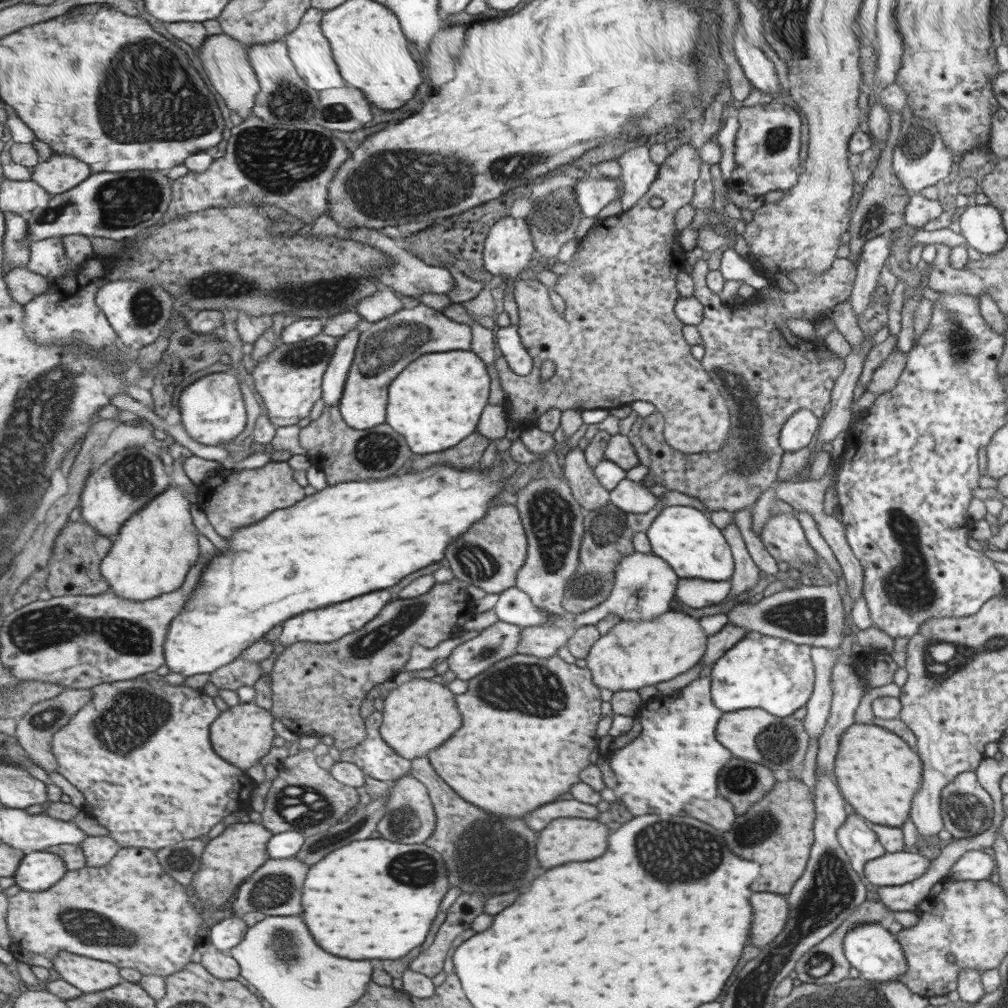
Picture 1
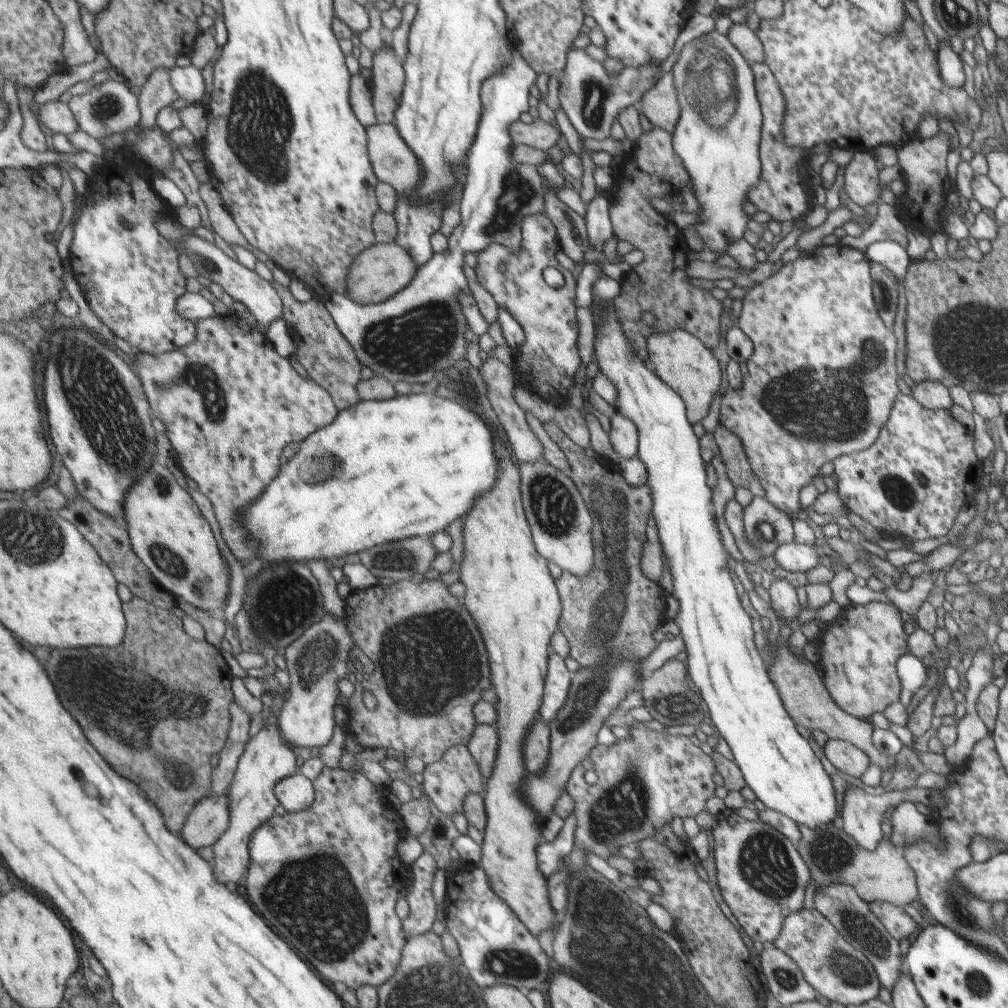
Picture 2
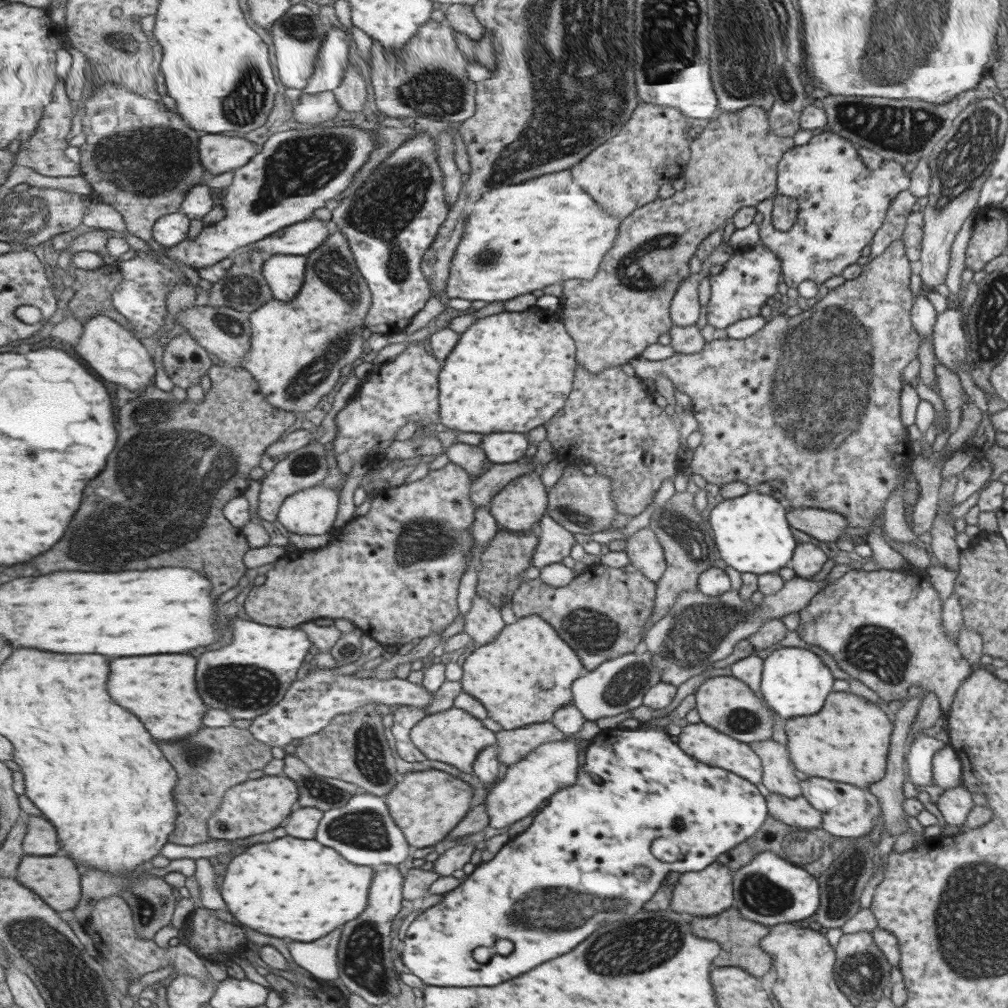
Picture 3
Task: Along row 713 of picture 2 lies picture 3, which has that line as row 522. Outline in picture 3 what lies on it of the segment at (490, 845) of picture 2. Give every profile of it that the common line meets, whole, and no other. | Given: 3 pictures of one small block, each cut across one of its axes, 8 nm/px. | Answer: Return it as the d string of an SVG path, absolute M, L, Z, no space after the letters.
M534 470L510 480L491 497L487 508L505 530L531 530L545 512L545 488Z

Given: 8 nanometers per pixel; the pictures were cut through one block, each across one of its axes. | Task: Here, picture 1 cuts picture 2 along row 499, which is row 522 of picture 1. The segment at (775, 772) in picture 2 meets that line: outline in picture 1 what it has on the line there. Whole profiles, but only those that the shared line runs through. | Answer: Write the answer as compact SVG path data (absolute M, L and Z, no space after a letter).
M667 506L657 514L645 532L651 553L665 560L679 579L727 581L735 566L732 554L721 536L699 510L689 506Z

